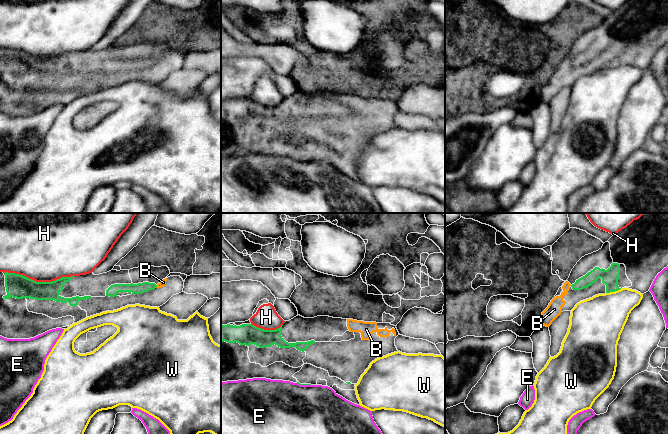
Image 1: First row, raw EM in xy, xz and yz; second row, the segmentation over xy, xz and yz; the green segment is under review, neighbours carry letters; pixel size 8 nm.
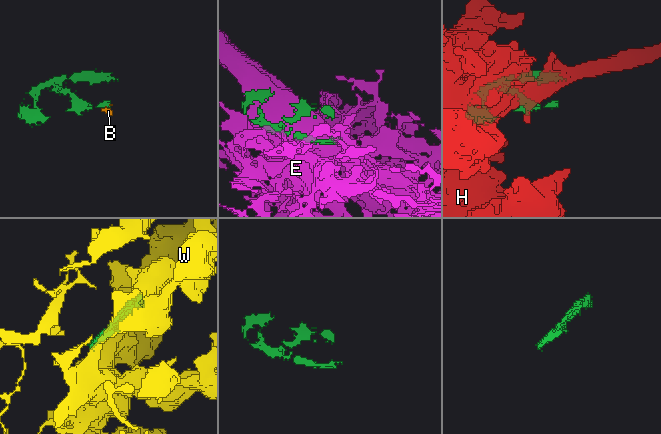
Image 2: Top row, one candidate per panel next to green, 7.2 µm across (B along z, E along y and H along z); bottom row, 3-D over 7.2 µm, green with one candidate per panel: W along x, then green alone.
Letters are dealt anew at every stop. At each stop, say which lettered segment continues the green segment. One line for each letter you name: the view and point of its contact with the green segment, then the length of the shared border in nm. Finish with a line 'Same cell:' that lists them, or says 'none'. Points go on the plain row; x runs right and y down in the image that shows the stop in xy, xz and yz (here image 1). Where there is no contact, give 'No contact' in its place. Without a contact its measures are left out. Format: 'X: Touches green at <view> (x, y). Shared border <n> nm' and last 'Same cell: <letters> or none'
B: Touches green at xy (156, 62). Shared border 30 nm
Same cell: B

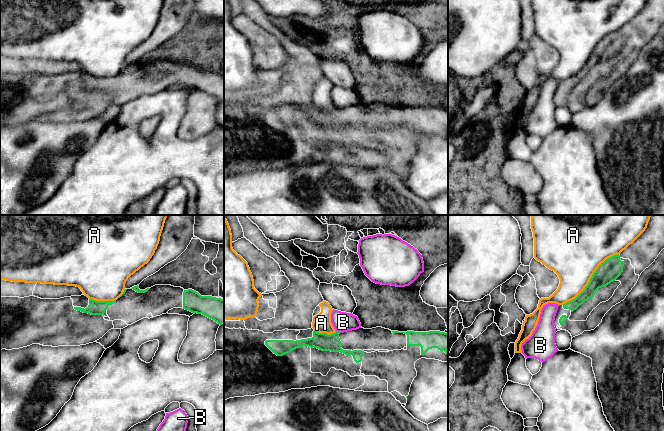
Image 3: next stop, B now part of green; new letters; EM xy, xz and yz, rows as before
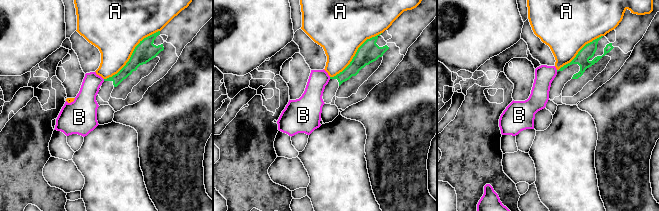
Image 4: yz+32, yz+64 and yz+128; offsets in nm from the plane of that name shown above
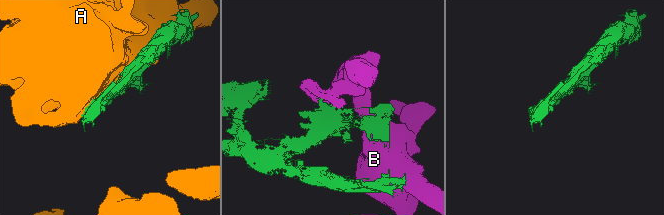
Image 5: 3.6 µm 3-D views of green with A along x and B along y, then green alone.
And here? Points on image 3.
Same cell: none

